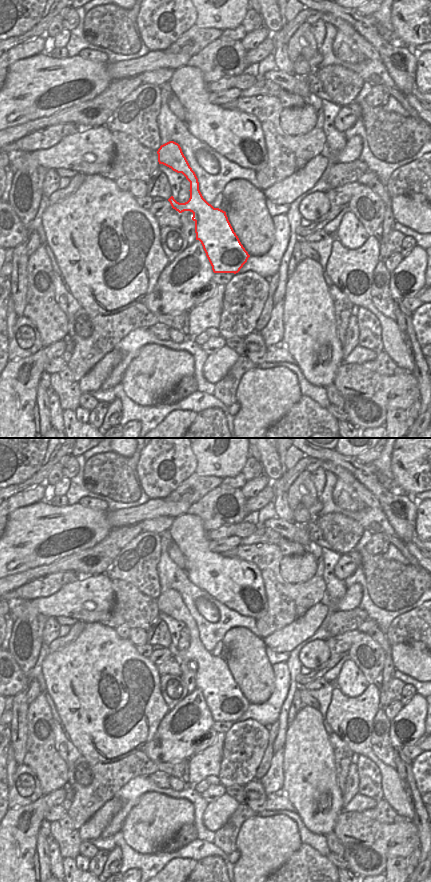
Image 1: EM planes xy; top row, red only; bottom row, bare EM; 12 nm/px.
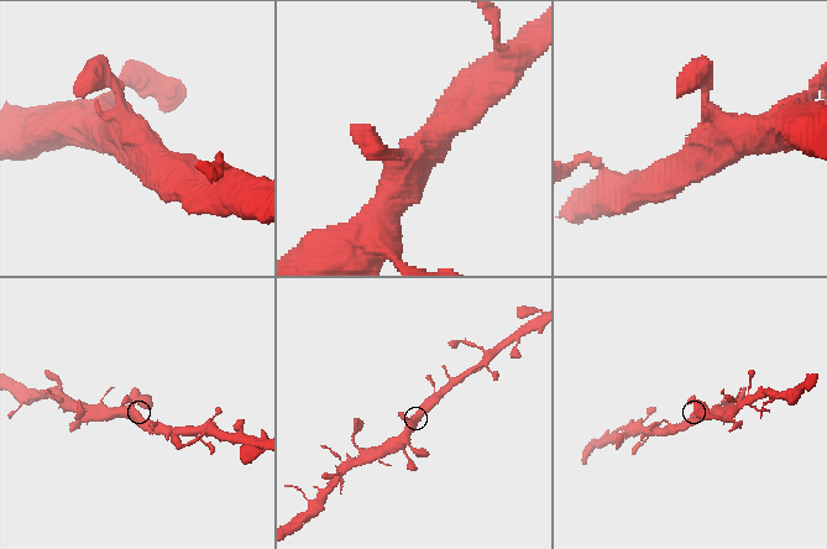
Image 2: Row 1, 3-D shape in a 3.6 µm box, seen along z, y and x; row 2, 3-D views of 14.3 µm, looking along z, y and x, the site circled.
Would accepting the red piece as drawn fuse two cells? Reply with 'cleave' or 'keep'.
keep

